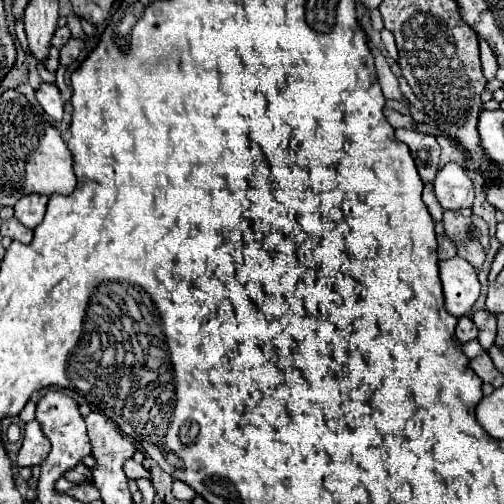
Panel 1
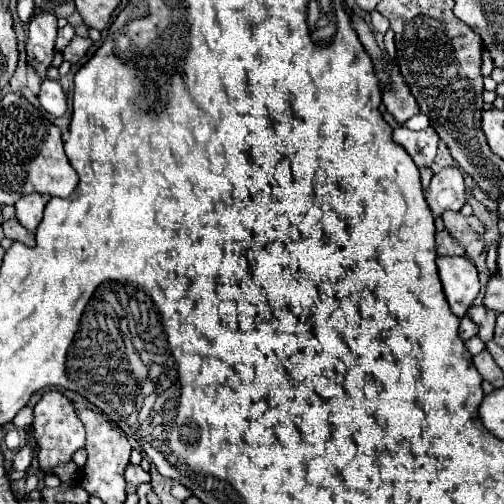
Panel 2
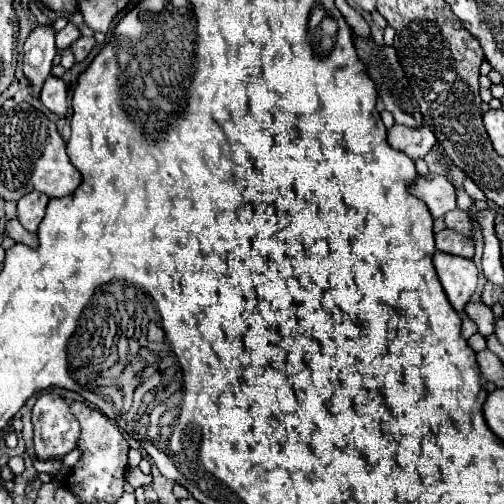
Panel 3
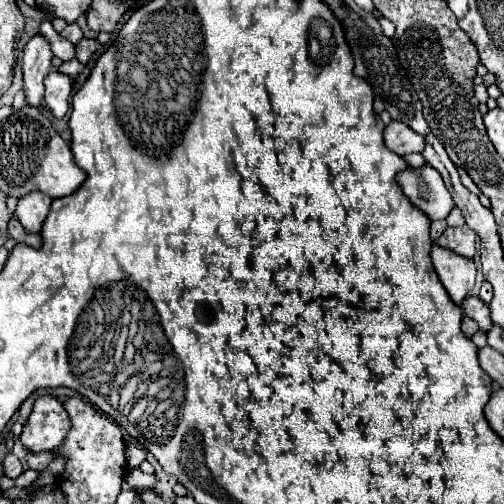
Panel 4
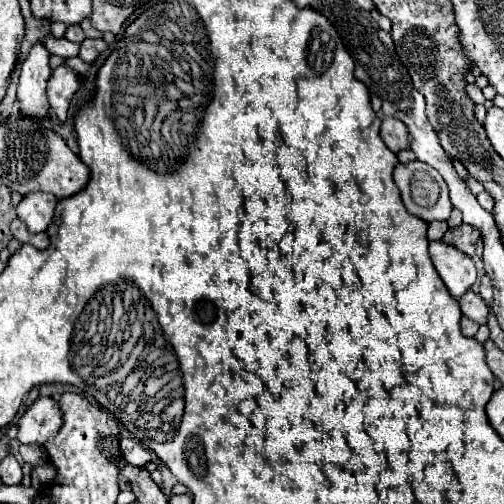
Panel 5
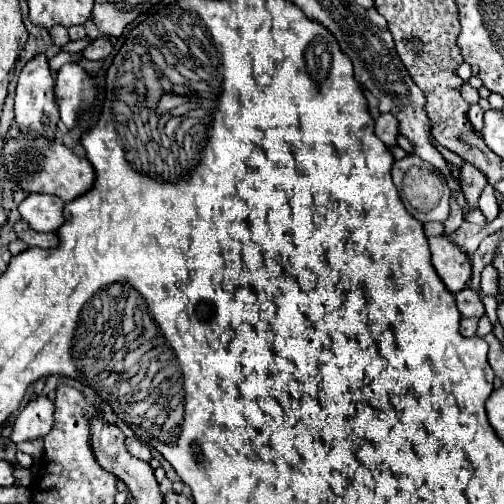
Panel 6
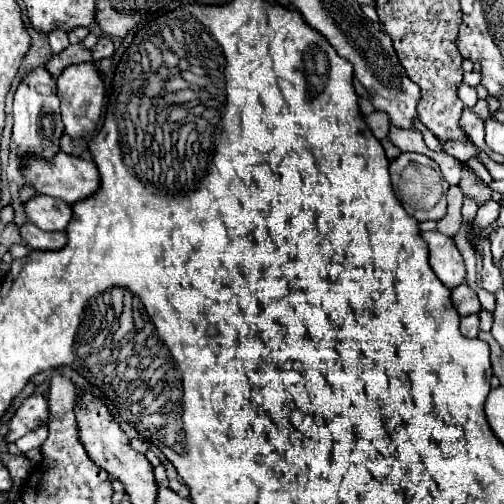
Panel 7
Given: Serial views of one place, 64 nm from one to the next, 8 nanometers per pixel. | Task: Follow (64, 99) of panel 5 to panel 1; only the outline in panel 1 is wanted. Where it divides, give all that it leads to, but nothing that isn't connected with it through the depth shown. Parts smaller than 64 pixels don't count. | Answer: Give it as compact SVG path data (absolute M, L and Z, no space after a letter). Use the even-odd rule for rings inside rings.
M42 84L40 90L36 92L36 100L40 102L40 106L44 108L44 112L48 116L52 116L54 120L62 120L64 114L64 102L60 98L60 90L56 84Z

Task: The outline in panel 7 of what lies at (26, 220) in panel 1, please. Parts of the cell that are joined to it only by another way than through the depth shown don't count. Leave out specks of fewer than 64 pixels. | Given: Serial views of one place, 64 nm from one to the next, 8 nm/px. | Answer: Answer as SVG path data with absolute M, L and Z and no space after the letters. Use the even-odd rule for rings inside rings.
M36 196L28 200L24 208L28 220L42 230L66 230L72 218L72 208L66 202L50 196Z

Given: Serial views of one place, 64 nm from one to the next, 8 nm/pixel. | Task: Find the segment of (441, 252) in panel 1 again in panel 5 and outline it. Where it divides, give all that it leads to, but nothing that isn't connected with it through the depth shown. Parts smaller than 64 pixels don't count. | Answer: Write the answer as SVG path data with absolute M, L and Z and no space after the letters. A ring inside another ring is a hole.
M462 224L458 228L450 228L442 238L442 242L458 248L460 252L464 252L468 256L474 256L478 240L480 240L480 230L468 226L468 224Z

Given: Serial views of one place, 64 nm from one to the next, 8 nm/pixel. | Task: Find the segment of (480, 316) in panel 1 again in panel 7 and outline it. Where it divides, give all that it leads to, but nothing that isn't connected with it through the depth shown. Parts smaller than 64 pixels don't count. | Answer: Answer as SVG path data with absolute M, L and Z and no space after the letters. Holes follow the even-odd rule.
M460 284L460 286L456 286L452 290L452 304L454 304L454 308L458 310L460 316L468 316L468 314L478 314L480 312L478 296L466 284Z

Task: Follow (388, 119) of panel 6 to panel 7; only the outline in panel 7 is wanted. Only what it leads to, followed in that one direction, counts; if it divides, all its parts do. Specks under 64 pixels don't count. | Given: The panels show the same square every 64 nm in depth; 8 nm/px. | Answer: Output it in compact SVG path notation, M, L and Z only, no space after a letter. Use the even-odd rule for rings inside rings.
M372 112L372 114L366 114L364 116L364 122L370 126L372 134L378 138L378 140L384 140L388 136L388 126L390 126L390 120L388 120L388 114L384 112Z

